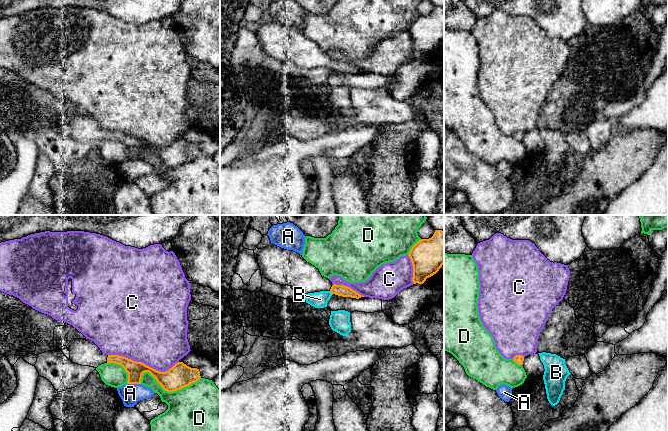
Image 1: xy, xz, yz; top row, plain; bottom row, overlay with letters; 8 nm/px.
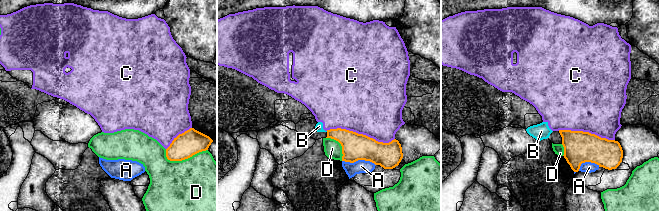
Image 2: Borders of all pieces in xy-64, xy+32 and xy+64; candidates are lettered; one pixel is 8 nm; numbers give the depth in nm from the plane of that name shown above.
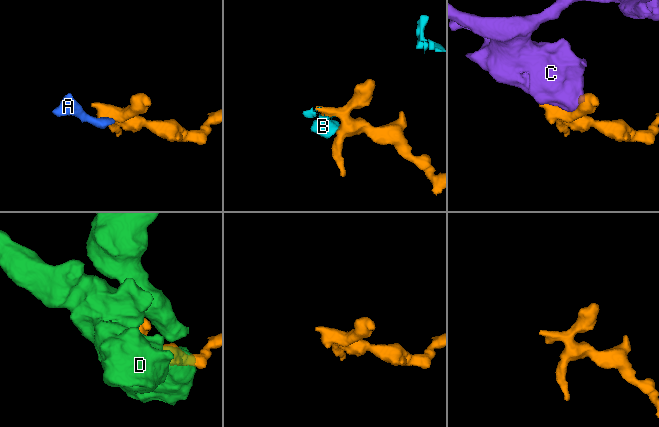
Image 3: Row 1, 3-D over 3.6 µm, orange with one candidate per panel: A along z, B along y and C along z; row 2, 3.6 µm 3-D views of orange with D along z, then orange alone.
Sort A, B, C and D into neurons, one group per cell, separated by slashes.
A / B C / D

